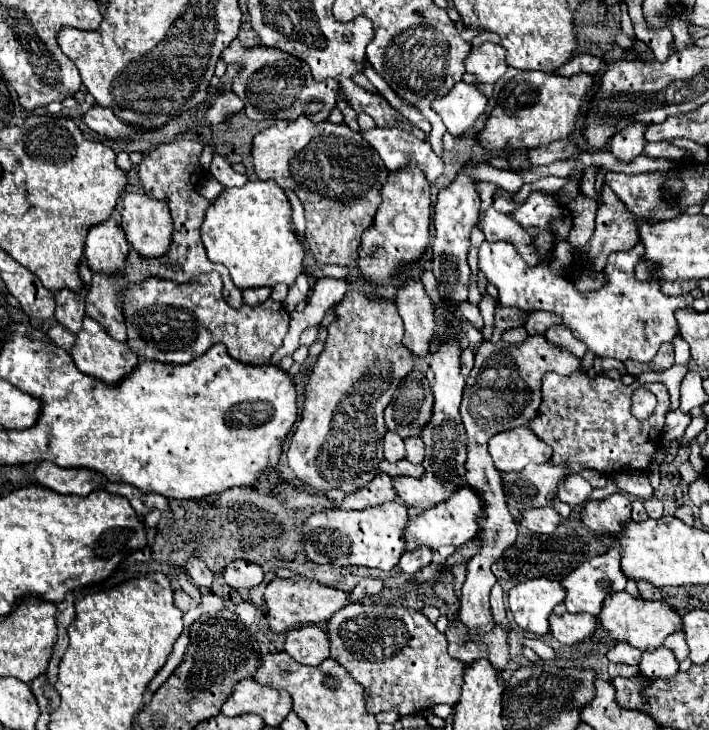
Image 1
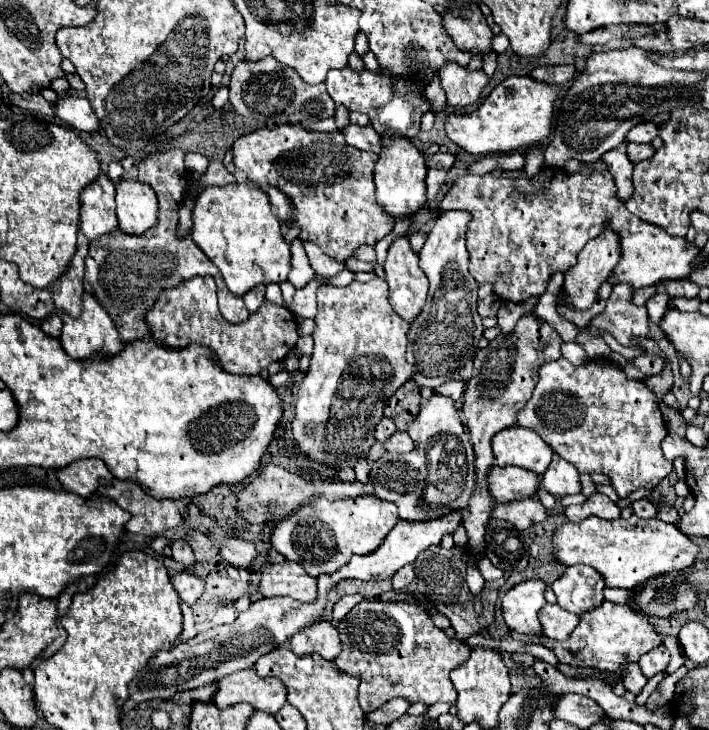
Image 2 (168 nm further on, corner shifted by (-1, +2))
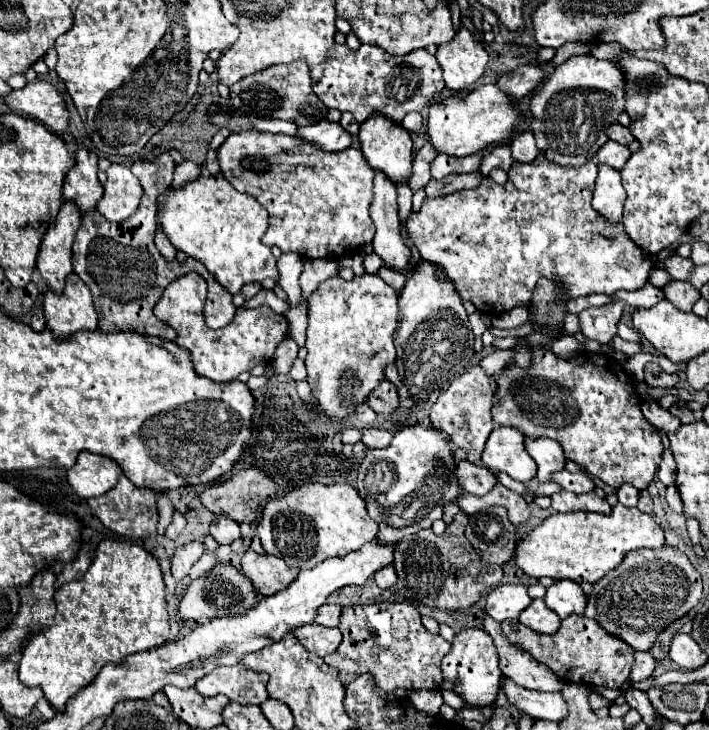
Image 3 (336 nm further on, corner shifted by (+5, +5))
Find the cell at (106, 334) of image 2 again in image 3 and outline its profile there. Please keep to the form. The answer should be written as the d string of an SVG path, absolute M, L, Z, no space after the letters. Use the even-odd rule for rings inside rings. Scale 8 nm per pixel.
M75 273L67 277L63 293L51 293L51 289L43 293L43 311L47 317L47 327L57 337L67 337L81 329L97 329L97 313L91 291Z

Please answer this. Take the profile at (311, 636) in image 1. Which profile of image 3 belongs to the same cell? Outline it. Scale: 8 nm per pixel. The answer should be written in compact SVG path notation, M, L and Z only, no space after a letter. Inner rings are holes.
M317 623L303 625L303 627L295 629L293 635L309 653L315 653L319 657L333 653L341 643L341 631L339 629L329 629L329 627L317 625Z

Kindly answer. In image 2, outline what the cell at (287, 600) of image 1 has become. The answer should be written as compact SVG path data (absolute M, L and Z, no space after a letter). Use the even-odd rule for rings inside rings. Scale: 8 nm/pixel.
M265 564L259 592L265 598L289 596L299 602L313 602L317 600L317 582L301 568L301 564Z

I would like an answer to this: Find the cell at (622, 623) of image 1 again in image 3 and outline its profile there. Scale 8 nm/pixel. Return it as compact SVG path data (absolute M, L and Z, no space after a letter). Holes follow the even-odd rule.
M571 615L561 621L561 627L553 635L535 633L517 621L503 621L501 629L509 643L527 651L535 661L547 665L561 681L571 681L579 685L595 685L595 687L609 687L621 689L631 673L633 667L633 649L623 645L621 639L607 635L597 621L591 621L583 615Z

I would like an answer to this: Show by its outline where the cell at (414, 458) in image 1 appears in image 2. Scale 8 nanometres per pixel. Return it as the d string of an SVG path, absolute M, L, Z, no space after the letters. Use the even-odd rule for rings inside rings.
M395 432L395 436L391 436L385 448L387 452L393 452L393 454L407 454L413 448L413 440L407 432Z

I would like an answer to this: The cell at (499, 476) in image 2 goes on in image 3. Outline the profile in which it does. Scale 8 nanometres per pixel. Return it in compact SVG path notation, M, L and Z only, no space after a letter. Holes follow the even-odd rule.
M457 461L455 477L459 485L463 485L463 491L473 495L485 495L493 489L493 485L497 485L493 471L483 465L473 465L469 461Z

